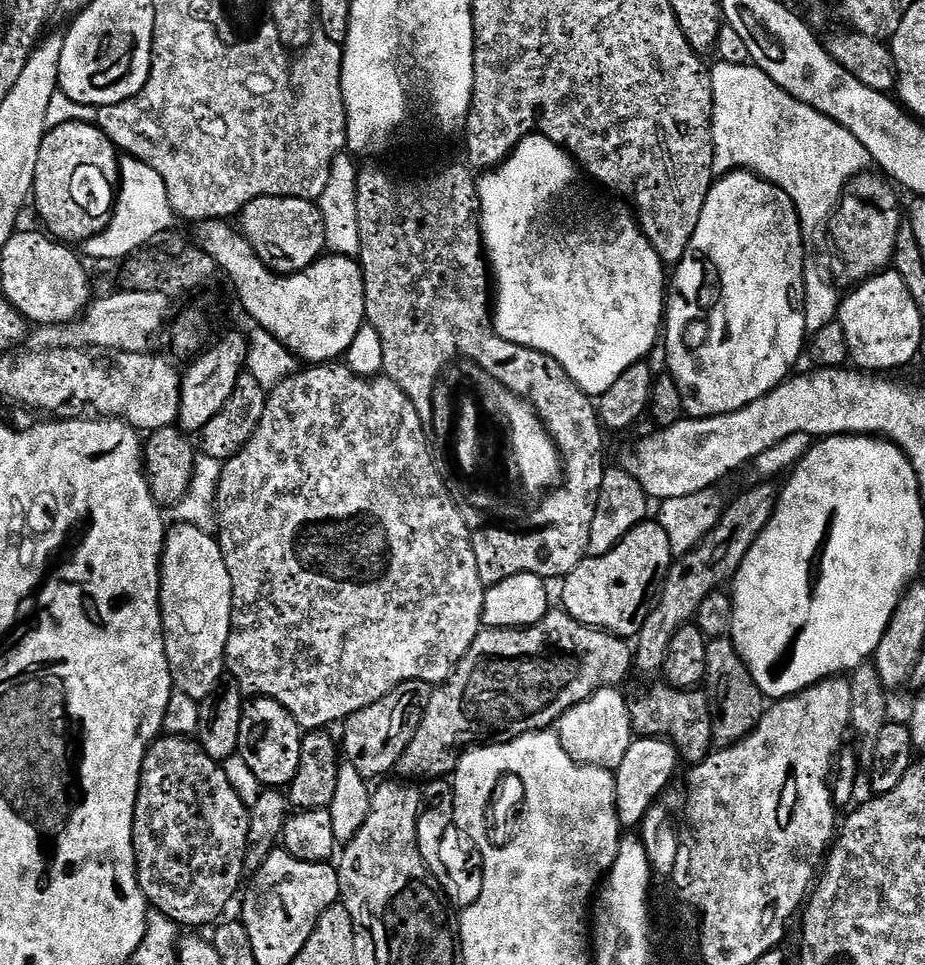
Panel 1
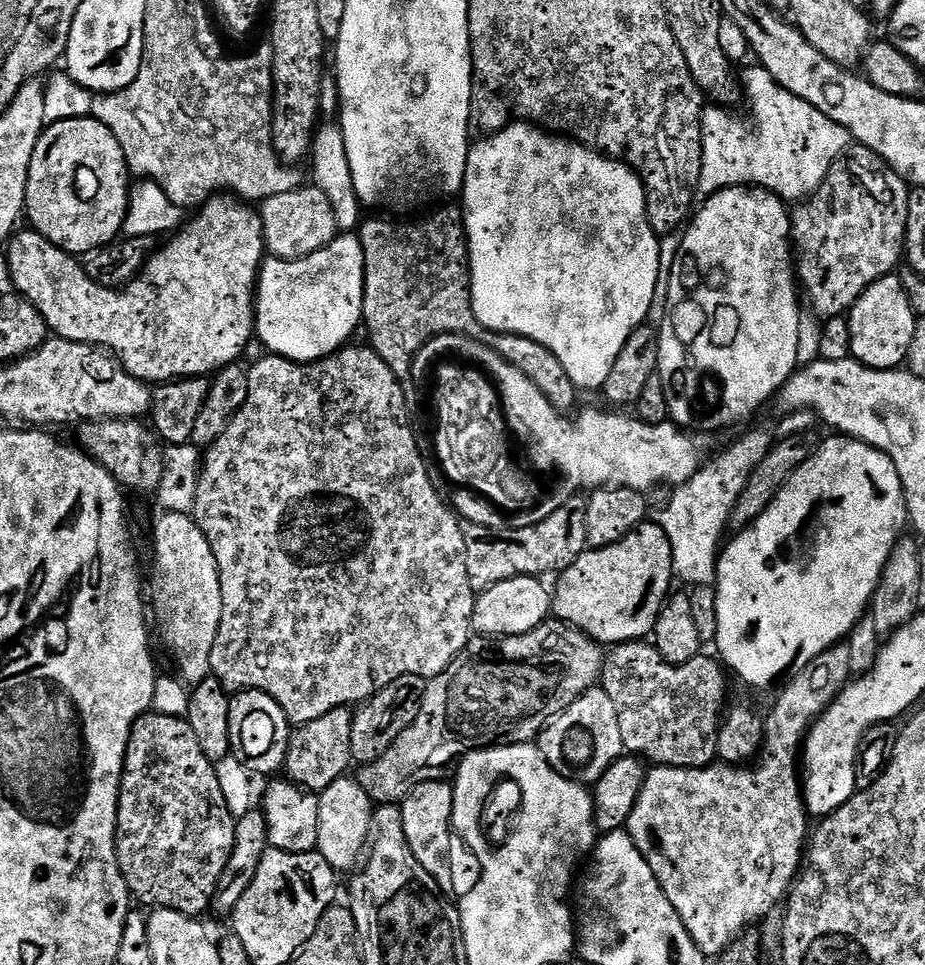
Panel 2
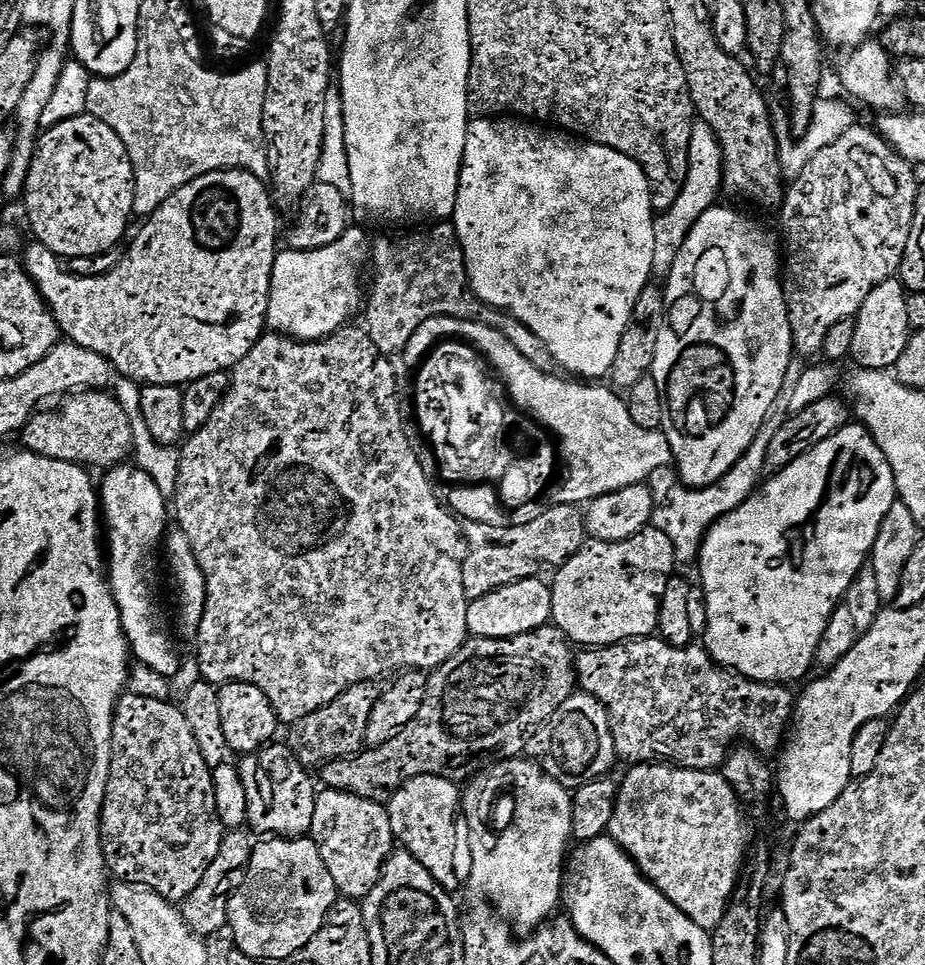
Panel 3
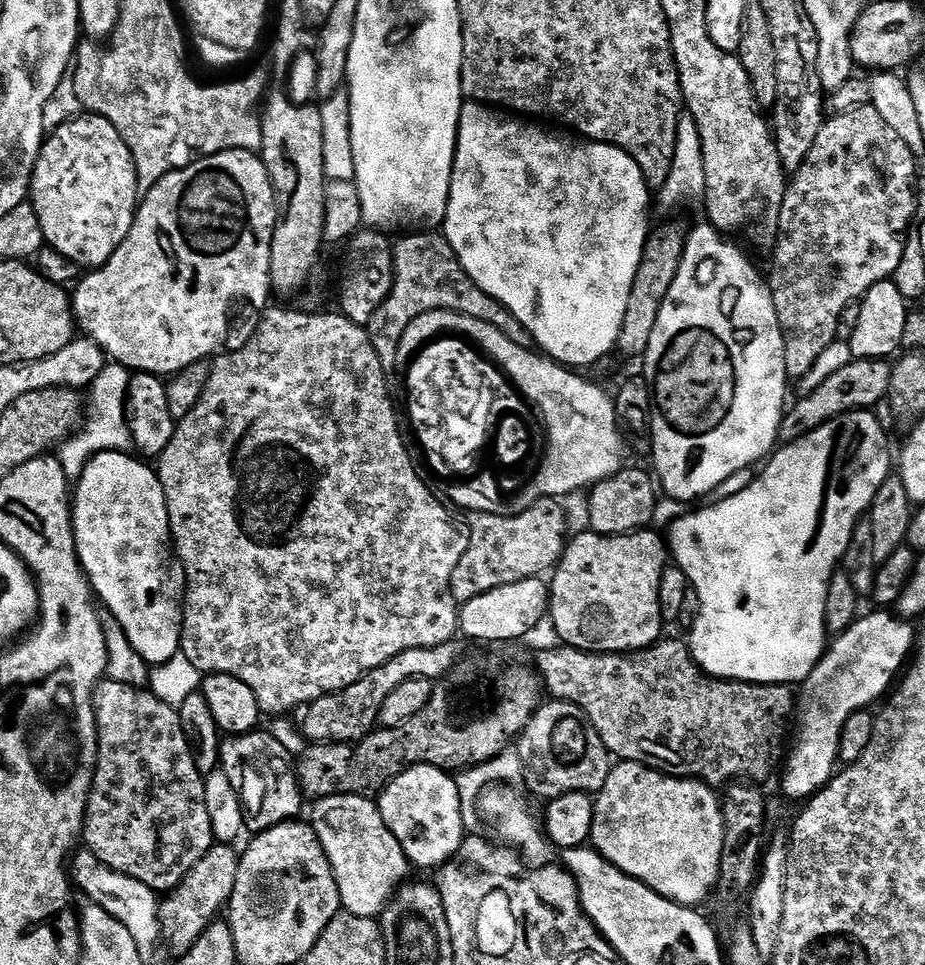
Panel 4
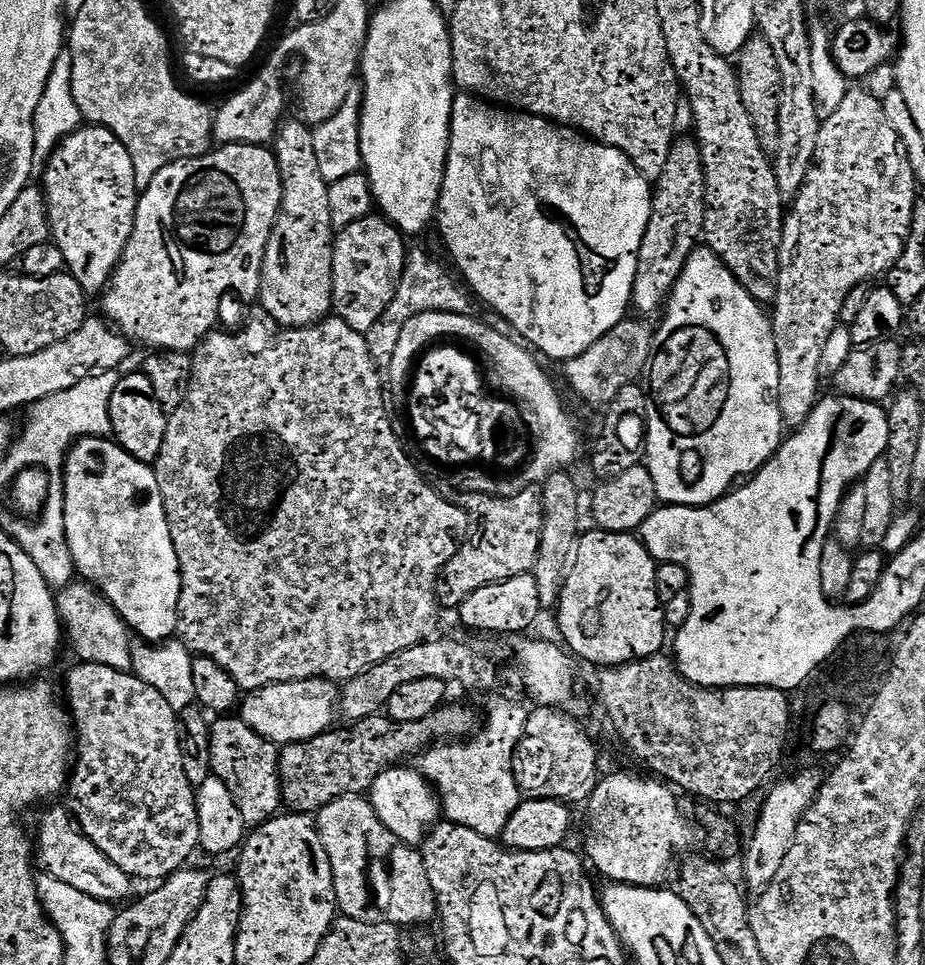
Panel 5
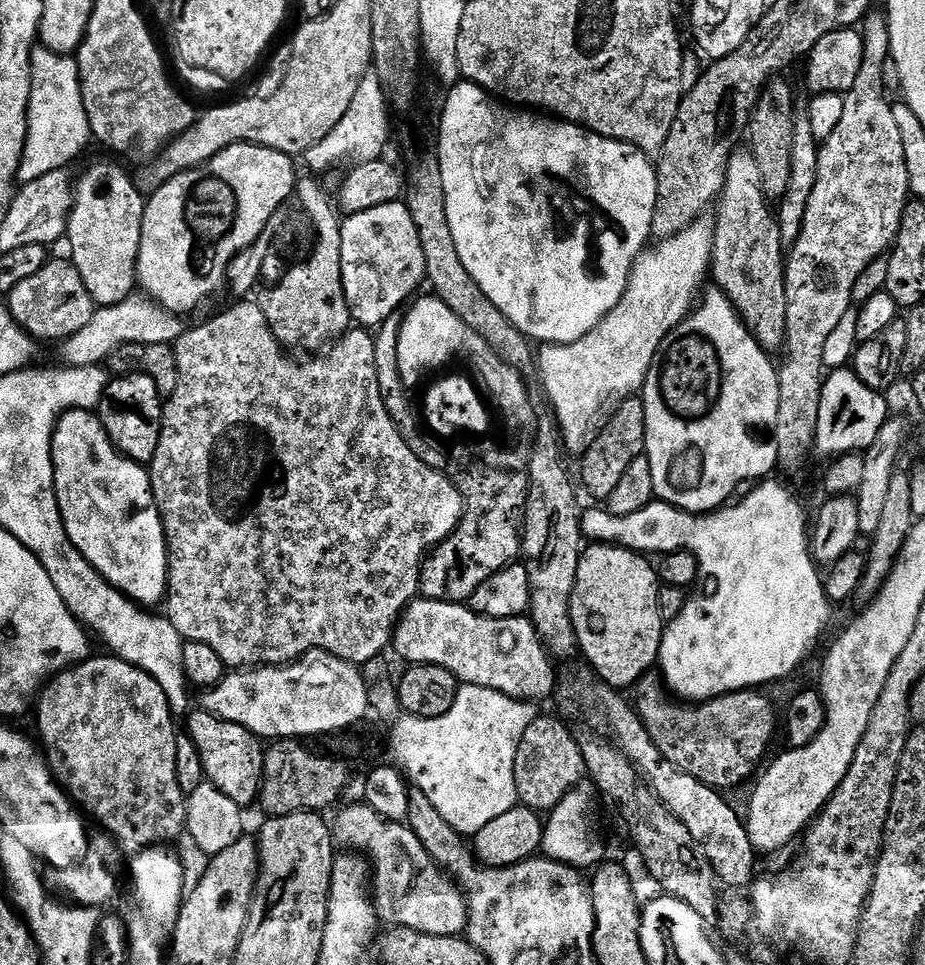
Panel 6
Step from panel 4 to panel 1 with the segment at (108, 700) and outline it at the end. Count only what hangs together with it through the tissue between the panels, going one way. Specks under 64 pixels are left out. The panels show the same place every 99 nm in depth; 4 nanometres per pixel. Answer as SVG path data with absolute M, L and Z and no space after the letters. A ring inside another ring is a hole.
M164 734L152 741L140 775L132 841L136 847L140 889L155 911L166 914L185 929L215 925L227 910L232 895L241 891L244 859L250 856L250 828L249 805L236 793L234 786L230 786L223 767L211 760L195 739Z

